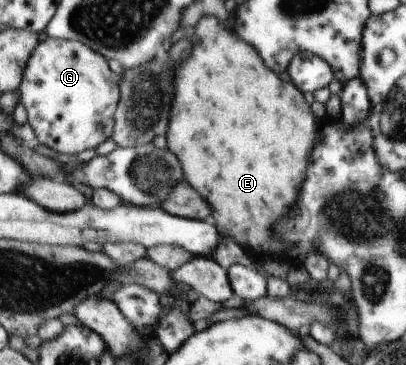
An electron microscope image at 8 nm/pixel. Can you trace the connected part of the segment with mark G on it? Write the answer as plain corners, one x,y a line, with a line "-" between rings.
45,35
27,64
18,94
38,141
53,151
72,155
95,149
111,137
115,112
122,102
119,86
103,54
80,41

